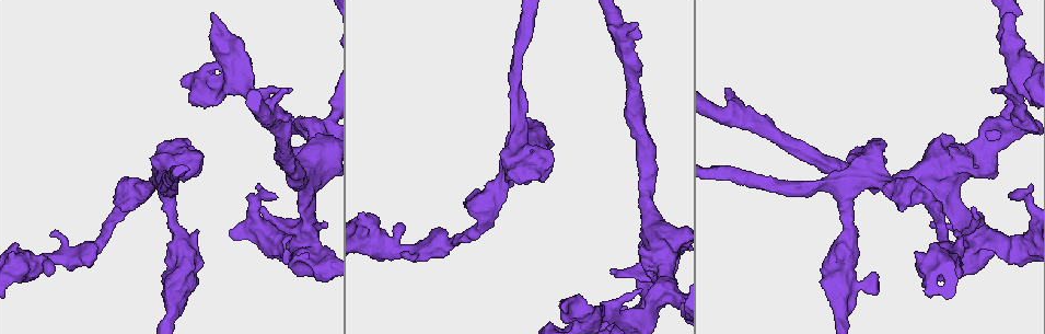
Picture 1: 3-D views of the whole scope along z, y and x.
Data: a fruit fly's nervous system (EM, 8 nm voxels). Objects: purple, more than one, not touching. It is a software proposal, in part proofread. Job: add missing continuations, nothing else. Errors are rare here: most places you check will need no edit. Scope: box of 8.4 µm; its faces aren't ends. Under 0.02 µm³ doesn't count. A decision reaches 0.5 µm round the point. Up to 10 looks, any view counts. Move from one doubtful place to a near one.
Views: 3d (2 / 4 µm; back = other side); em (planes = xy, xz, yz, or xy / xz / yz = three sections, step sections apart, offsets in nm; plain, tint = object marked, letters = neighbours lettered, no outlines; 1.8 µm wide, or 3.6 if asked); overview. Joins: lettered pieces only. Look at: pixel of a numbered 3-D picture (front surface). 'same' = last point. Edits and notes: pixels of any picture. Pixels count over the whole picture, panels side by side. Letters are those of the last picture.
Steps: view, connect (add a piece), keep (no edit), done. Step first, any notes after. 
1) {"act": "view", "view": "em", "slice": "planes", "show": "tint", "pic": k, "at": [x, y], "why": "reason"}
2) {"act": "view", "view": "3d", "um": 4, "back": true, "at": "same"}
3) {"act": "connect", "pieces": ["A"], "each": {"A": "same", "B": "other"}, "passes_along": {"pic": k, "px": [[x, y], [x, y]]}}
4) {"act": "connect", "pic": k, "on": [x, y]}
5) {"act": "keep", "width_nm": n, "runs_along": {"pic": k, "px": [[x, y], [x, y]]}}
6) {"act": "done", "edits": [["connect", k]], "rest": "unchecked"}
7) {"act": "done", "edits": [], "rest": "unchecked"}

{"act": "view", "view": "em", "slice": "planes", "show": "tint", "pic": 1, "at": [402, 230], "why": "an open end"}

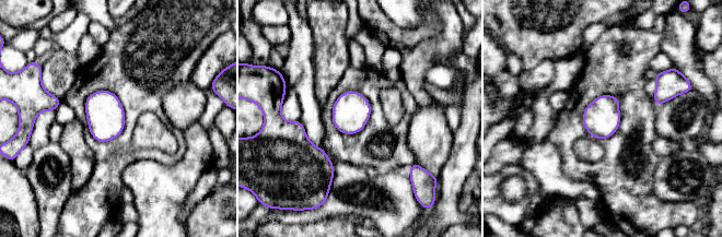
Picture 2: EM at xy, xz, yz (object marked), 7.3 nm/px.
{"act": "view", "view": "em", "slice": "planes", "show": "letters", "at": "same", "why": "what lies round it"}

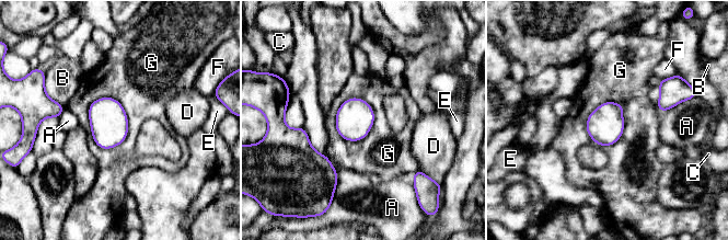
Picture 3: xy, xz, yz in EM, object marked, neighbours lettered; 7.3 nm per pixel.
{"act": "keep", "each": {"A": "other", "B": "other", "C": "other", "D": "other", "E": "other", "F": "other", "G": "other"}, "border": {"pic": 3, "px": [[112, 96], [89, 107], [102, 149]]}, "found": "no lettered piece goes on from it"}

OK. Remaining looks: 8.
{"act": "view", "view": "em", "slice": "planes", "show": "letters", "pic": 1, "at": [848, 242], "why": "sharp bend"}

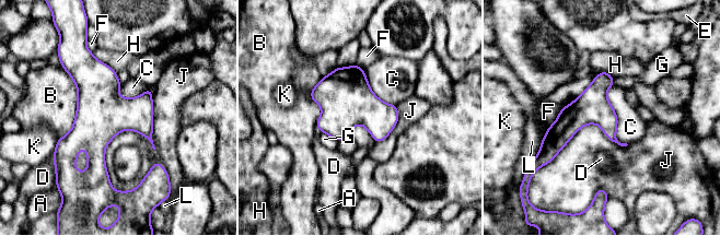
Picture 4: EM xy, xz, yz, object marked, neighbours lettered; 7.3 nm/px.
{"act": "keep", "each": {"A": "other", "B": "other", "C": "other", "D": "other", "E": "other", "F": "other", "G": "other", "H": "other", "J": "other", "K": "other", "L": "other"}, "found": "no lettered piece goes on from it"}

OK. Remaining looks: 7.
{"act": "view", "view": "em", "um": 3.6, "slice": "planes", "show": "tint", "pic": 1, "at": [665, 262], "why": "thick turns thin"}

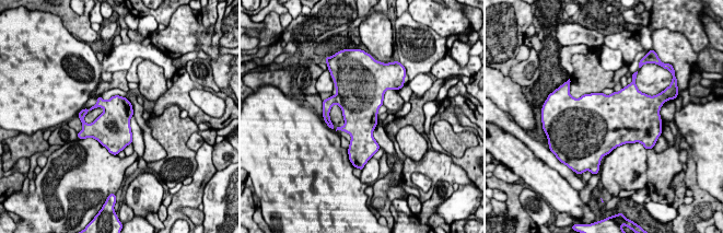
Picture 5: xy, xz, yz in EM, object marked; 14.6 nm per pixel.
{"act": "view", "view": "em", "um": 3.6, "slice": "planes", "show": "letters", "at": "same"}

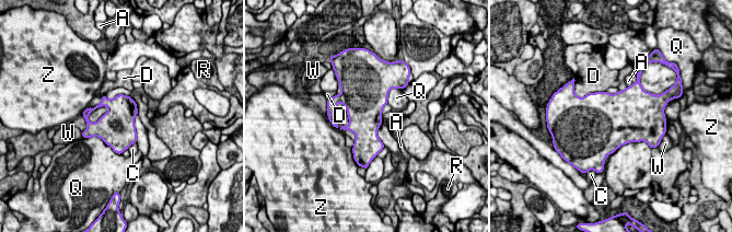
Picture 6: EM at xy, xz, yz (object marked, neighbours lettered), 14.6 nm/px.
{"act": "keep", "each": {"A": "other", "C": "other", "D": "other", "Q": "other", "R": "other", "W": "other", "Z": "other"}, "border": {"pic": 6, "px": [[381, 124], [378, 137], [384, 146]]}, "found": "no lettered piece goes on from it"}

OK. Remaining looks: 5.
{"act": "view", "view": "3d", "um": 2, "pic": 1, "at": [992, 90], "why": "tapers out"}

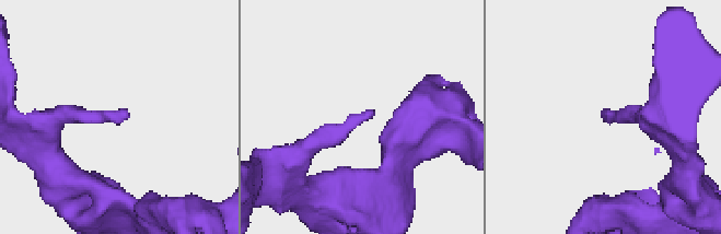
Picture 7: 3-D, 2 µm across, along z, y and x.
{"act": "view", "view": "em", "slice": "planes", "show": "plain", "pic": 7, "at": [369, 113], "why": "now the EM"}

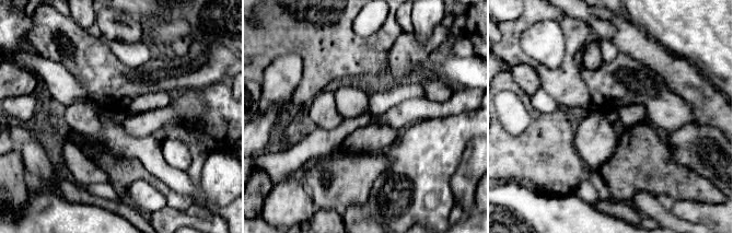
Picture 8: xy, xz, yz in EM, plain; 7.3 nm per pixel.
{"act": "view", "view": "em", "slice": "planes", "show": "letters", "at": "same"}

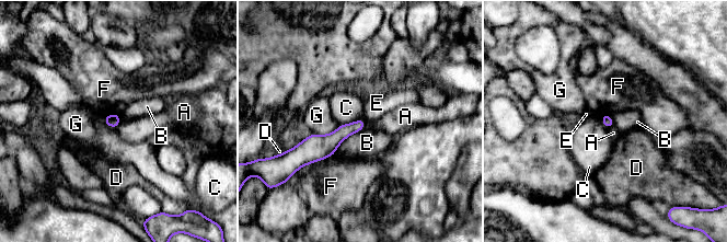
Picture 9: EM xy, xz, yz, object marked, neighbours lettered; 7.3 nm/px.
{"act": "keep", "longest_contact_nm": ["B", 300], "each": {"A": "other", "B": "other", "C": "other", "D": "other", "E": "other", "F": "other", "G": "other"}, "border": {"pic": 9, "px": [[364, 117], [339, 125]]}, "found": "none of them fits"}

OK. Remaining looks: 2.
{"act": "done", "edits": [], "rest": "unchecked"}

